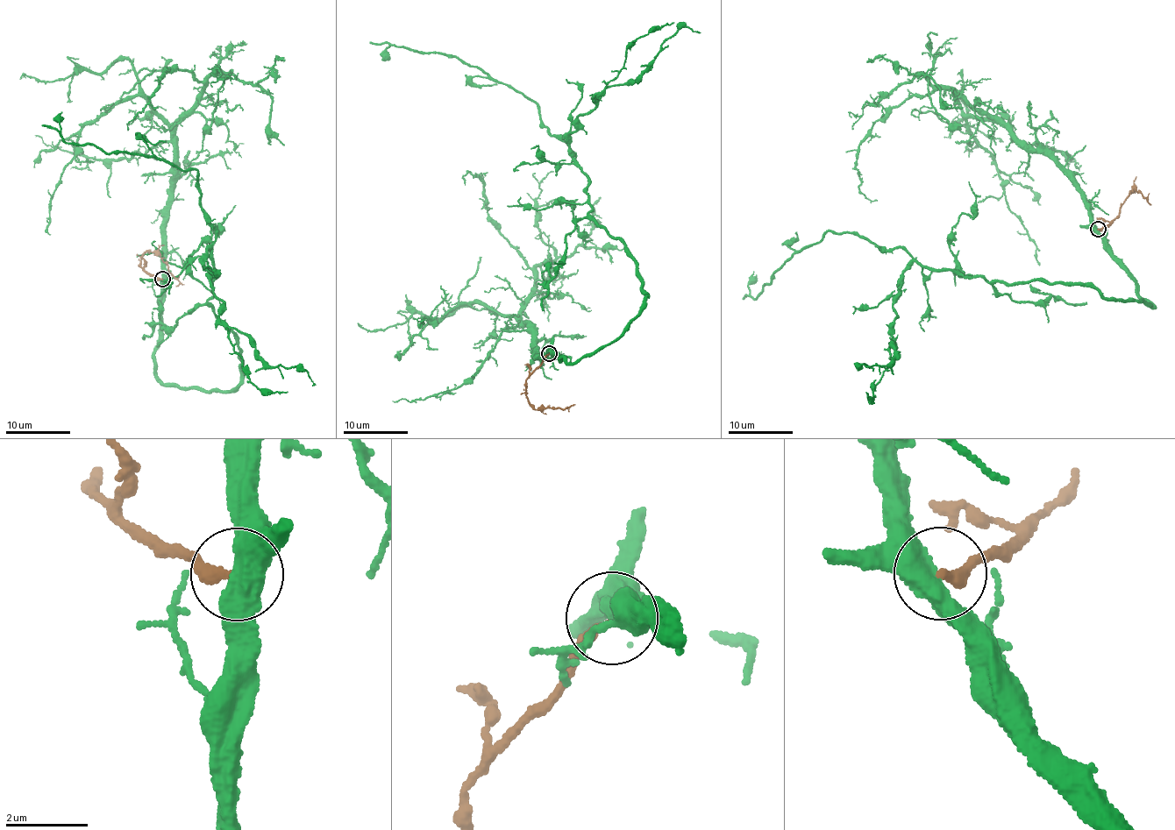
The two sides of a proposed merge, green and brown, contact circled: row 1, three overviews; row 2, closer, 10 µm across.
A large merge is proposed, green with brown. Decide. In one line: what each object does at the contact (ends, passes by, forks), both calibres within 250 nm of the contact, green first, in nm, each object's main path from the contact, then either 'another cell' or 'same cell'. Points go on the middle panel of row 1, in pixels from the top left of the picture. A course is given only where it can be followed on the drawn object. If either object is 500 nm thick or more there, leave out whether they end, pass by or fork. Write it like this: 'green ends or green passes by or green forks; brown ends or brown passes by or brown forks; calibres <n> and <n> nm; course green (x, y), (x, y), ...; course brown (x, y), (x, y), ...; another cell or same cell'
calibres 550 and 240 nm; course green (548, 353), (619, 336), (637, 262), (540, 106), (456, 57), (388, 60); course brown (548, 353), (527, 379), (525, 393), (531, 405), (541, 409), (548, 407), (562, 409), (574, 404); another cell

